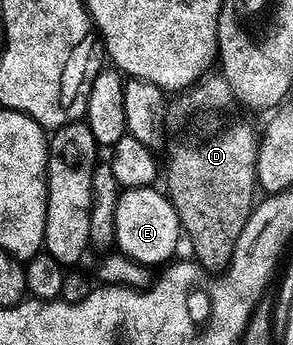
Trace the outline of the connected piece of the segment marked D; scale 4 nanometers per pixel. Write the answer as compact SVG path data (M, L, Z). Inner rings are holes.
M211 116L208 120L179 120L174 121L173 124L173 136L175 132L175 145L171 148L171 162L169 164L169 174L167 176L167 188L165 187L166 195L169 197L171 205L175 208L175 213L179 219L180 229L191 239L191 248L195 251L195 257L193 257L194 263L198 265L200 269L203 268L207 272L215 272L211 274L222 274L227 271L227 267L231 265L231 259L233 258L233 250L237 246L237 238L241 238L241 230L245 226L245 222L251 216L251 209L255 207L257 203L257 181L255 179L255 159L259 153L259 141L257 139L257 132L254 132L249 125L245 124L241 120L230 120L229 117L223 116Z

